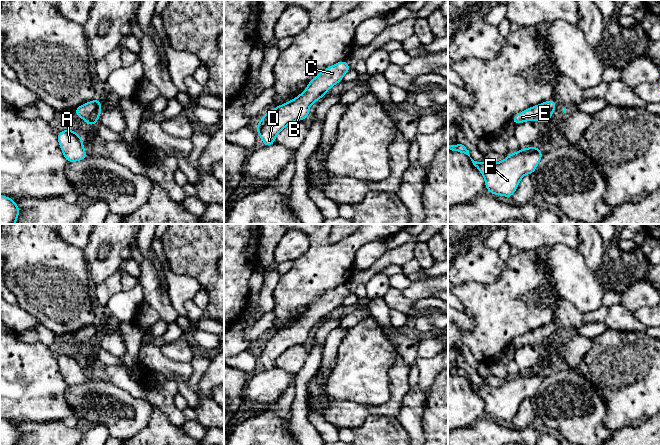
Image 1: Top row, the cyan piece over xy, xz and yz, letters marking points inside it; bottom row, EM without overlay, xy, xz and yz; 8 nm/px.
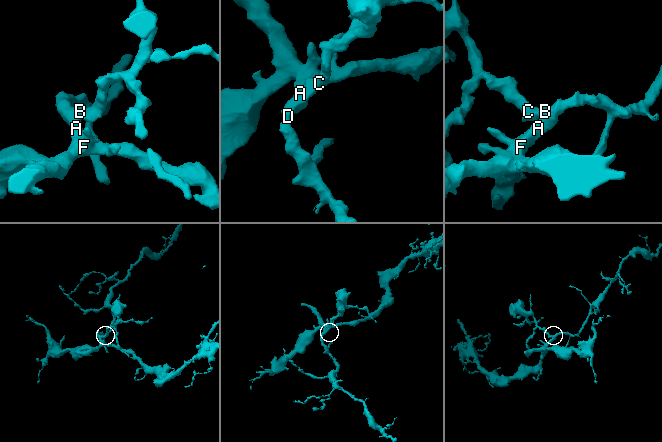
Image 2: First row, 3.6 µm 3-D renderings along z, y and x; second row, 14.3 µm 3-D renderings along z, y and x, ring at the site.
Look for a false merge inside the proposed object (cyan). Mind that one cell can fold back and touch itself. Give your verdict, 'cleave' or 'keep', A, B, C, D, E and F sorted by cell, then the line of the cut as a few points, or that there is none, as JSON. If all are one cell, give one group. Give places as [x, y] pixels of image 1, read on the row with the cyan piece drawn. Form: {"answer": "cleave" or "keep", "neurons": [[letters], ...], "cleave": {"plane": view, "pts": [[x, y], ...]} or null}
{"answer": "keep", "neurons": [["A", "B", "C", "D", "E", "F"]], "cleave": null}

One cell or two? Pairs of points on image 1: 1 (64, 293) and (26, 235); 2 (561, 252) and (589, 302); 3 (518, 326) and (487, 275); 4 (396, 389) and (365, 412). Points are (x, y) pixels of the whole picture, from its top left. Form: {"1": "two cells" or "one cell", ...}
{"1": "one cell", "2": "one cell", "3": "two cells", "4": "one cell"}

